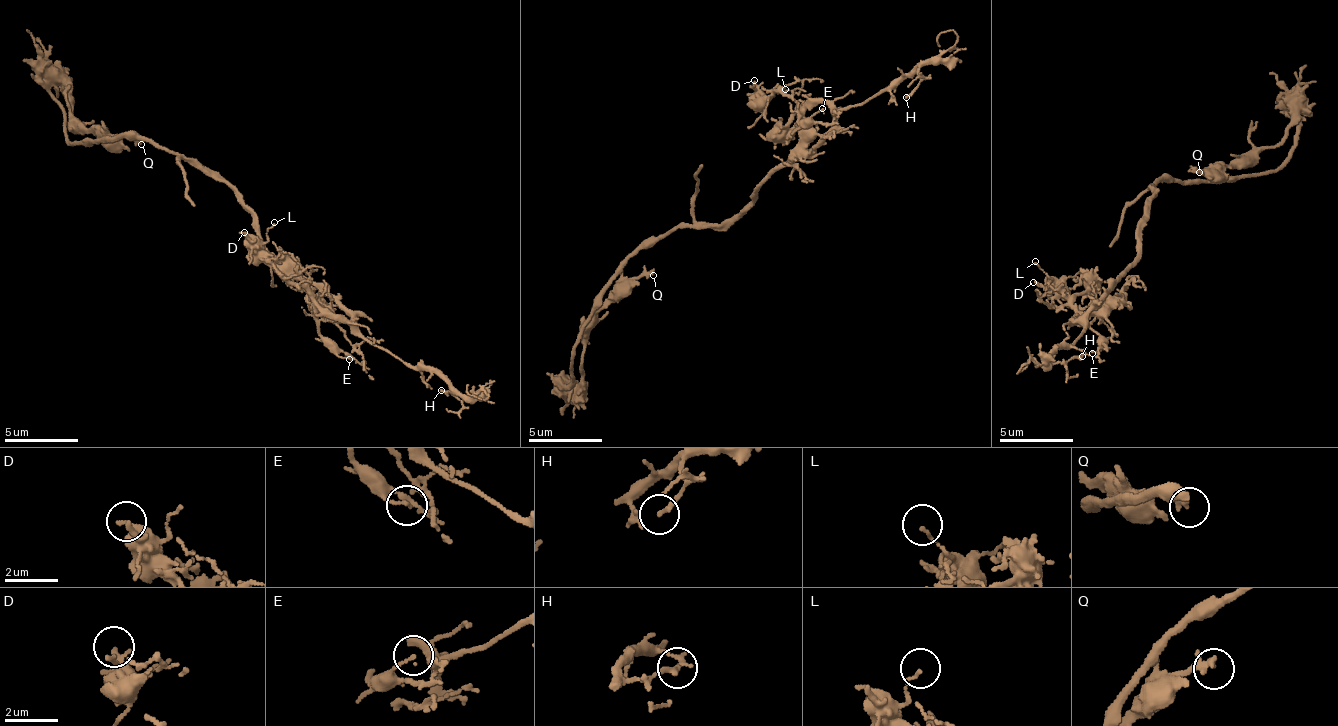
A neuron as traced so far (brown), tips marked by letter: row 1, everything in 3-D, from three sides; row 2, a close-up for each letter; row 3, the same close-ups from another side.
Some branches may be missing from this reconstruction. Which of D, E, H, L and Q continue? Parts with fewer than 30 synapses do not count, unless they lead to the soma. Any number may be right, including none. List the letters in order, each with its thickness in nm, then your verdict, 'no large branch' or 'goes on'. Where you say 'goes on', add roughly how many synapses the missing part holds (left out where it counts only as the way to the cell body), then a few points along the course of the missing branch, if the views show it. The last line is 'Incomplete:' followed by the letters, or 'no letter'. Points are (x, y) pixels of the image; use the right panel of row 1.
D: 180 nm | goes on
E: 100 nm | no large branch
H: 150 nm | no large branch
L: 100 nm | no large branch
Q: 280 nm | no large branch
Incomplete: D

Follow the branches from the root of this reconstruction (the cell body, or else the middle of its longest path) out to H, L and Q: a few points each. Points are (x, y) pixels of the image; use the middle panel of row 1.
H: (742, 209), (772, 173), (823, 139), (832, 116), (898, 87), (919, 66), (918, 82), (906, 97)
L: (742, 209), (750, 205), (755, 189), (805, 152), (799, 95), (790, 89), (775, 96), (785, 89)
Q: (742, 209), (720, 223), (665, 232), (655, 242), (638, 248), (621, 272), (629, 280), (653, 275)

